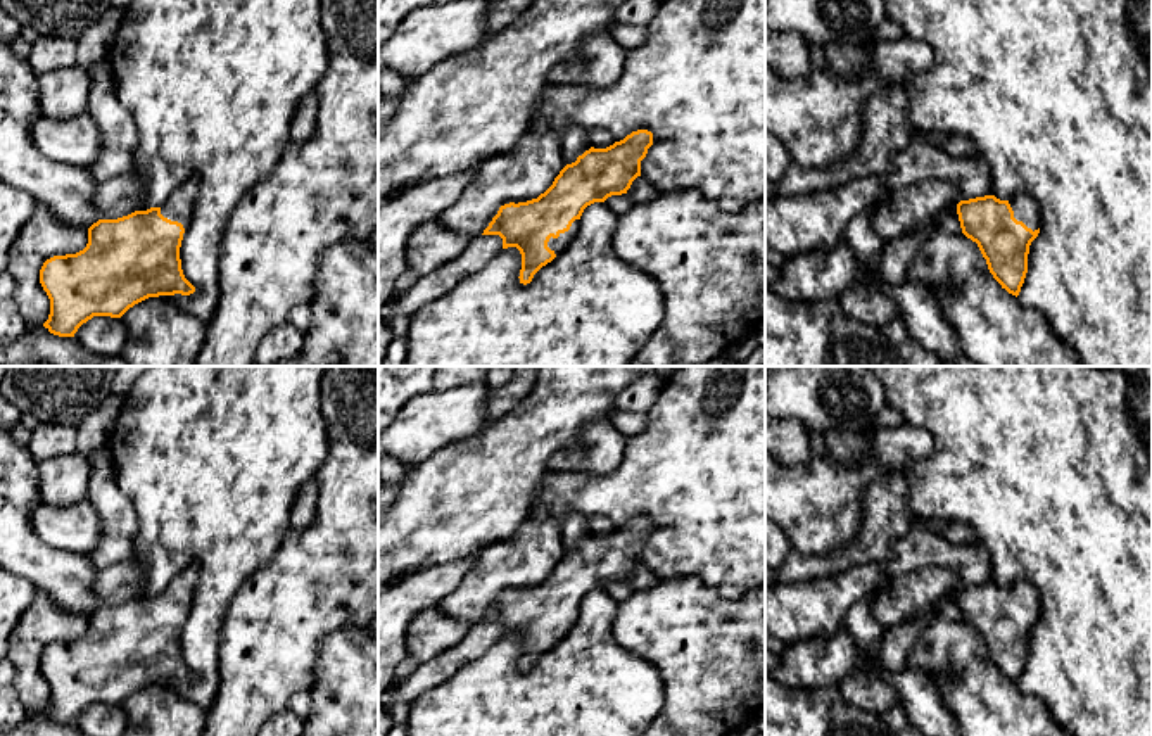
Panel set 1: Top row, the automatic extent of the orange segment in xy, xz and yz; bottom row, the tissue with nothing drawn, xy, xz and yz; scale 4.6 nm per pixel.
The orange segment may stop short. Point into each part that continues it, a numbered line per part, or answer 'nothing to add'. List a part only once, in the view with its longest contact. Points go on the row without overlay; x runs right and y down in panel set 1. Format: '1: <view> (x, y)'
1: xz (563, 628)

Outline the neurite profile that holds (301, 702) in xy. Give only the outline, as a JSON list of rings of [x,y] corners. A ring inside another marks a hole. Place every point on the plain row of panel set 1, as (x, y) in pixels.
[[[299,691],[288,700],[288,707],[306,720],[311,712],[313,698],[309,691]]]

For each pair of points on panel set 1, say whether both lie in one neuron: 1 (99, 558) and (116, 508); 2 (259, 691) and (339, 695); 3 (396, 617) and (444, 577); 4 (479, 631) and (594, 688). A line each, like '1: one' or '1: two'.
1: one
2: two
3: one
4: two

